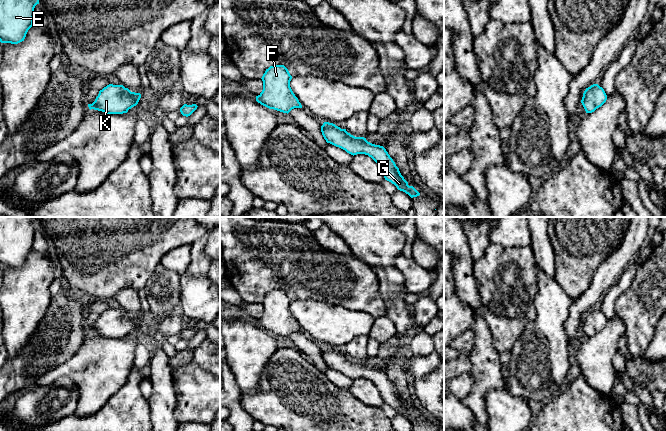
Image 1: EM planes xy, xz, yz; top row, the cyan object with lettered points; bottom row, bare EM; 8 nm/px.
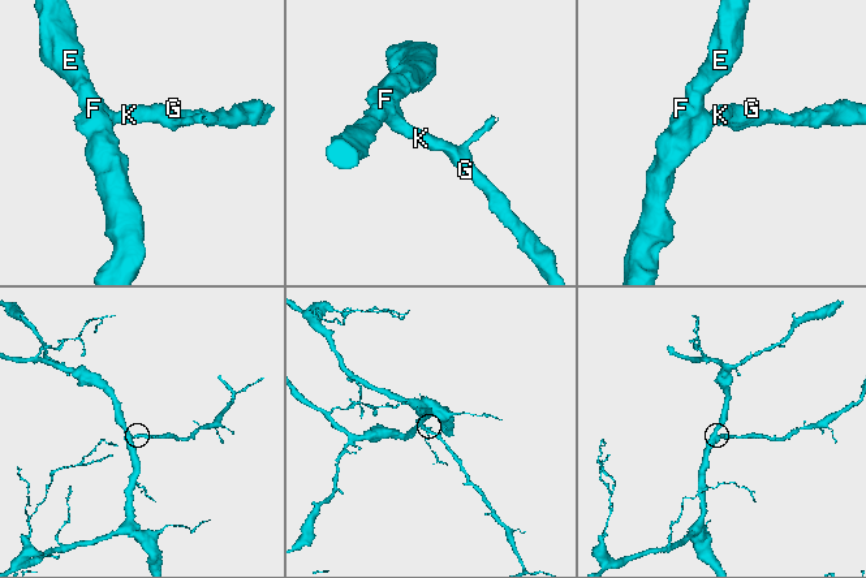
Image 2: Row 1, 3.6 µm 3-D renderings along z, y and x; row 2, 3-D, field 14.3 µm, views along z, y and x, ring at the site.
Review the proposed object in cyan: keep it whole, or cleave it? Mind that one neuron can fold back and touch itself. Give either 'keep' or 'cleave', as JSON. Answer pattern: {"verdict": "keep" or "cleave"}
{"verdict": "keep"}

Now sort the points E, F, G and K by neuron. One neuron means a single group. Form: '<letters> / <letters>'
E F G K

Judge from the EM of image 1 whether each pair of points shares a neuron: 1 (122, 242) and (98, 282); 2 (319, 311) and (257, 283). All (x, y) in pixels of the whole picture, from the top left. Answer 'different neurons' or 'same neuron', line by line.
1: same neuron
2: different neurons

